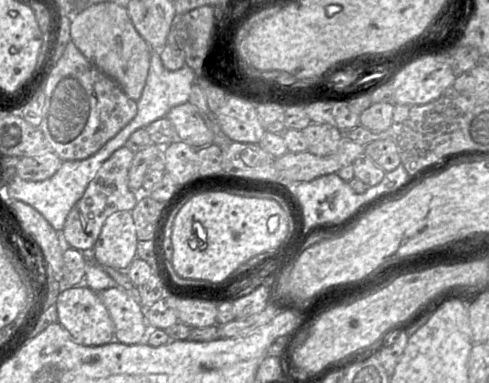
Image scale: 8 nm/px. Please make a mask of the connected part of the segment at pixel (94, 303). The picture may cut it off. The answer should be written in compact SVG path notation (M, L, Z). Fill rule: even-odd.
M85 284L74 287L64 287L60 292L56 308L58 312L58 323L79 344L85 346L100 346L112 342L114 336L114 324L99 294Z

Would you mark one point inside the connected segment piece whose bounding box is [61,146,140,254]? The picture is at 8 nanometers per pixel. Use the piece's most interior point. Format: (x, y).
(108, 192)

